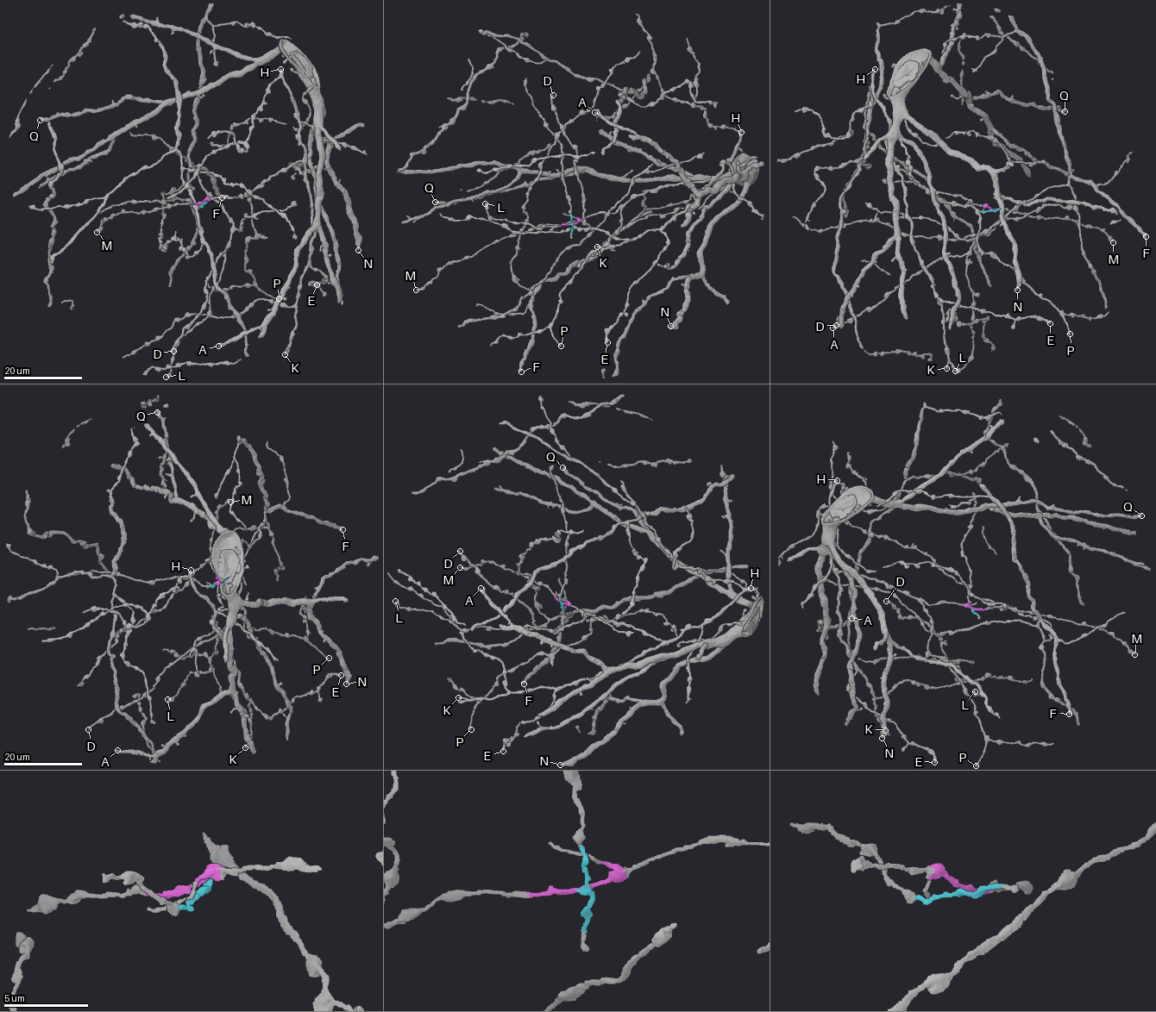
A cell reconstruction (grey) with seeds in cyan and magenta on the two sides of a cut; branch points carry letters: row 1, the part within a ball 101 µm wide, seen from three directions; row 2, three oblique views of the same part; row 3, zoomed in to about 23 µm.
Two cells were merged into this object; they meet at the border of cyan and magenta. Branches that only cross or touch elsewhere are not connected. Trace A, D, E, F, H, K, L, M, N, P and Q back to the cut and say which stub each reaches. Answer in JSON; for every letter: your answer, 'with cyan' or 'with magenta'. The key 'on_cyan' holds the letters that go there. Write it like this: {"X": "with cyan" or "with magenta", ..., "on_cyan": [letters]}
{"A": "with magenta", "D": "with magenta", "E": "with magenta", "F": "with magenta", "H": "with magenta", "K": "with magenta", "L": "with magenta", "M": "with magenta", "N": "with magenta", "P": "with magenta", "Q": "with magenta", "on_cyan": []}

